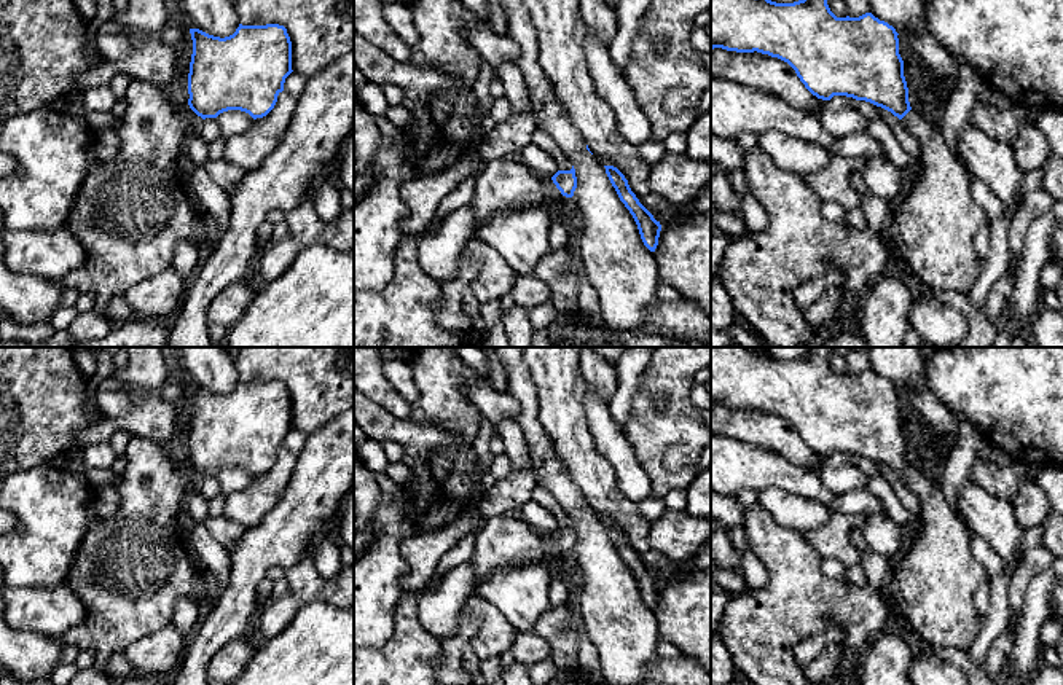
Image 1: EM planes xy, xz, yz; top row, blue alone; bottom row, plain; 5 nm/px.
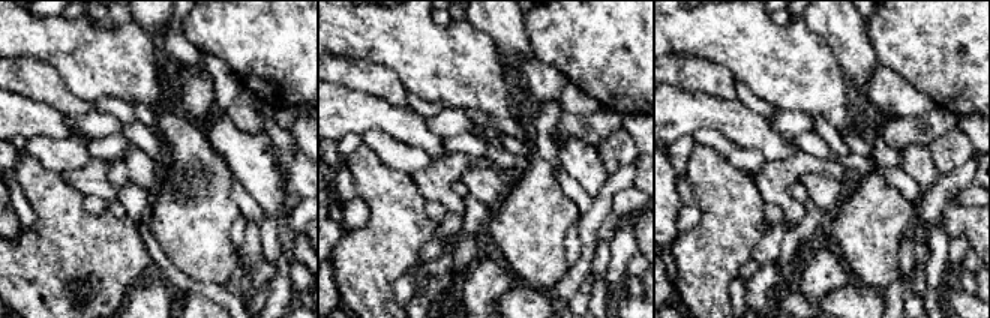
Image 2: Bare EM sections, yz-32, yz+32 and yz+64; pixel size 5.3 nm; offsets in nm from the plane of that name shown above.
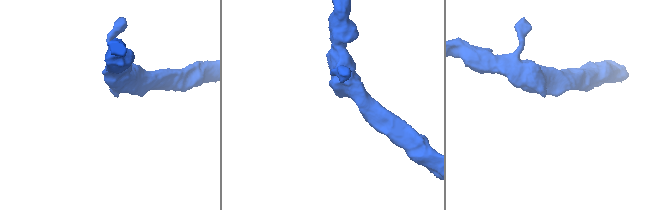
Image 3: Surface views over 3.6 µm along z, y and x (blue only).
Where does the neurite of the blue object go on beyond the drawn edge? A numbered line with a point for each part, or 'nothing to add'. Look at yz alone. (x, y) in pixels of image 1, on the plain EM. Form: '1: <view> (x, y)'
1: yz (933, 582)

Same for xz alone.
1: xz (509, 540)

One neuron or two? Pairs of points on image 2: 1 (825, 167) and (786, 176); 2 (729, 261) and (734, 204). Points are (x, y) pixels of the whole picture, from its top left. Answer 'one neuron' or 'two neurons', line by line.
1: one neuron
2: one neuron

